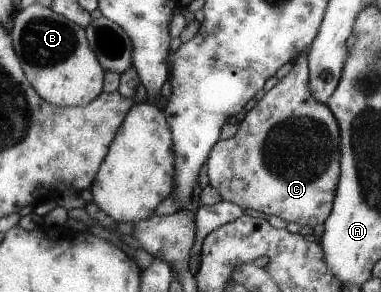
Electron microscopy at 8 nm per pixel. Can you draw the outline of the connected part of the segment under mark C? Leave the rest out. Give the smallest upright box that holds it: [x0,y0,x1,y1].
[204,48,340,226]

